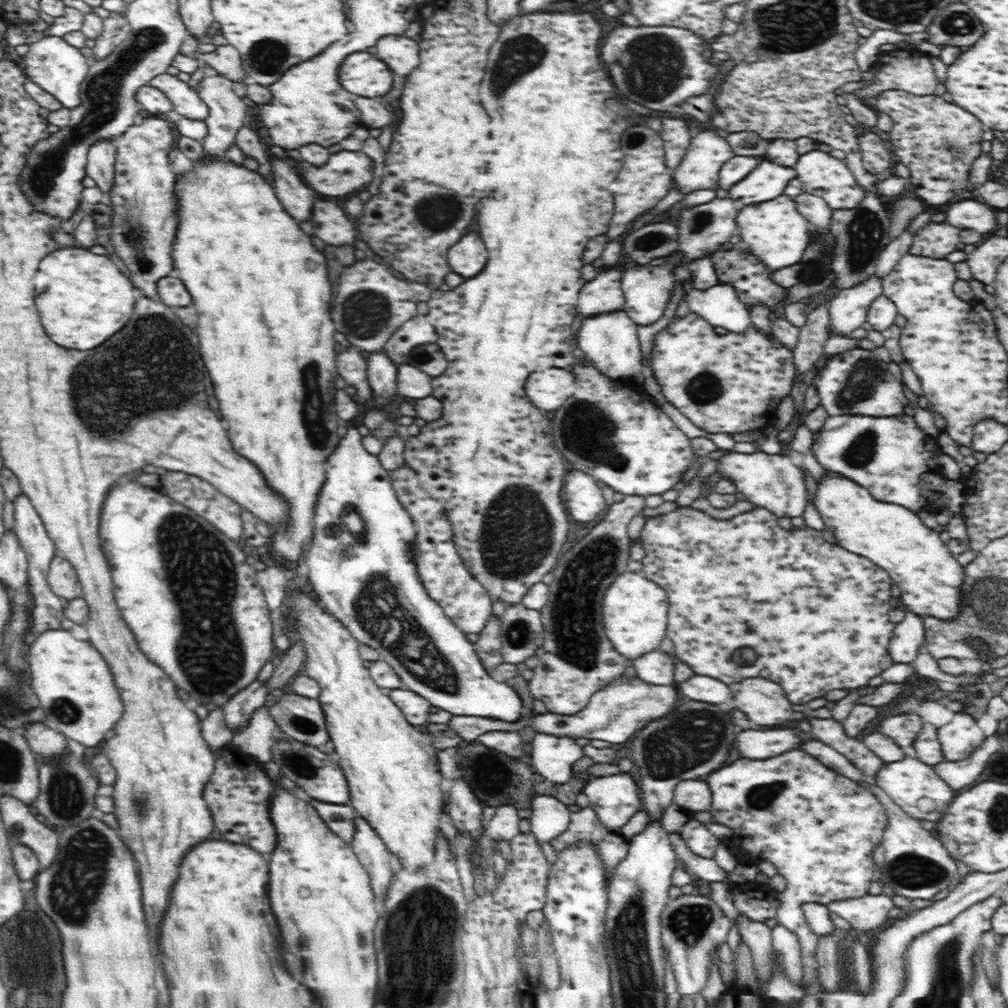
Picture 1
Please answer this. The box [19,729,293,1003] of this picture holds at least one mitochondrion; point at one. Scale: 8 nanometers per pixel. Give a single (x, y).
(83, 870)

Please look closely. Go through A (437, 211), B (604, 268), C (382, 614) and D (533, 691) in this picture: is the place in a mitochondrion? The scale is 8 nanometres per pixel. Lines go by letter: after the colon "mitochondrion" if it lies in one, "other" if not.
A: mitochondrion
B: other
C: mitochondrion
D: other

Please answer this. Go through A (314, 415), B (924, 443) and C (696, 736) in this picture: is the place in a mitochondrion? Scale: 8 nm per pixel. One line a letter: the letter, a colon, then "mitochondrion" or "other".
A: mitochondrion
B: other
C: mitochondrion

